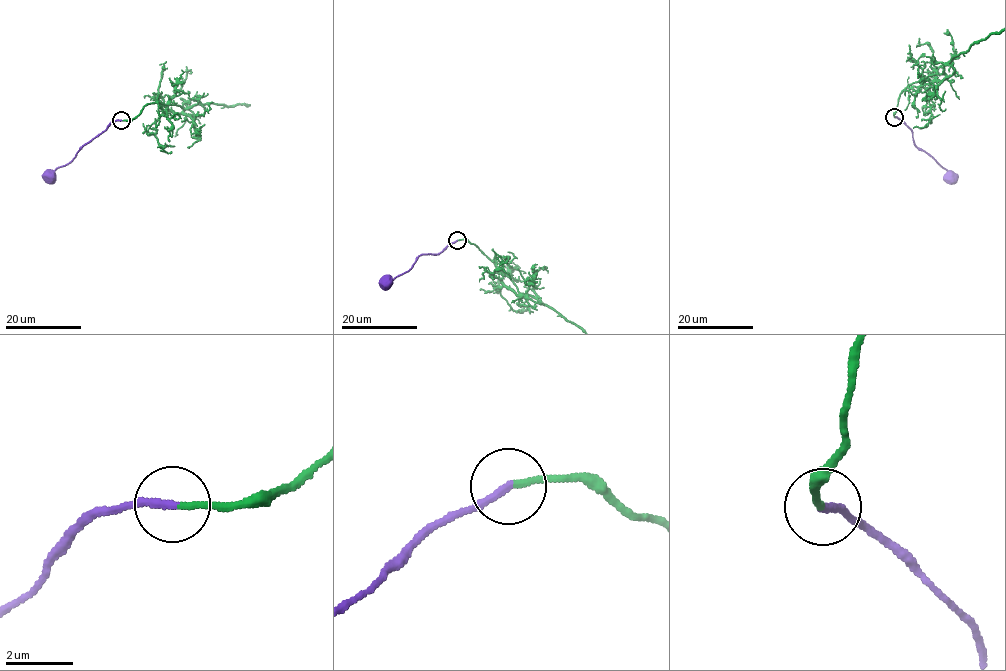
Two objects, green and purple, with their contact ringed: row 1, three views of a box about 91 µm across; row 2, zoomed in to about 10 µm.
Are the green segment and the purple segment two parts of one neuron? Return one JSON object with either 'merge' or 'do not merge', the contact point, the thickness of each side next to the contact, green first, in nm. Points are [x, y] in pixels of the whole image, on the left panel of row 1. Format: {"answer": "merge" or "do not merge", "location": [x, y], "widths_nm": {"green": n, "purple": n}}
{"answer": "merge", "location": [121, 120], "widths_nm": {"green": 190, "purple": 240}}

